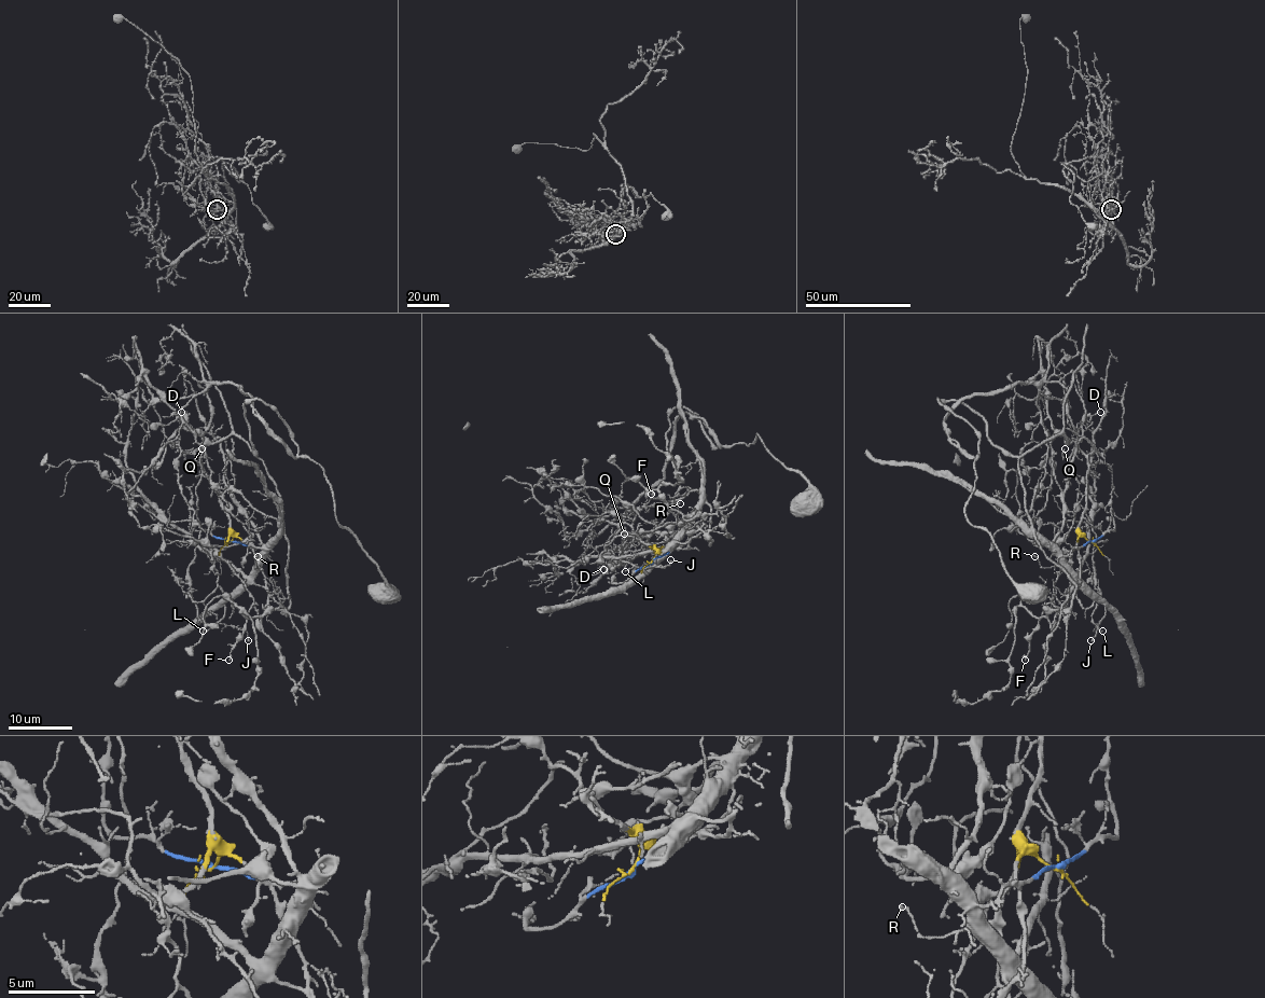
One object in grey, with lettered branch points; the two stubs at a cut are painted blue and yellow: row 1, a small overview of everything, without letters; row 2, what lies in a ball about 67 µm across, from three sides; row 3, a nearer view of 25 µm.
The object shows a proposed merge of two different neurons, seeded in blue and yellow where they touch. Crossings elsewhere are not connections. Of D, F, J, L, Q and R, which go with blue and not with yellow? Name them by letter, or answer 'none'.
J, L, R

